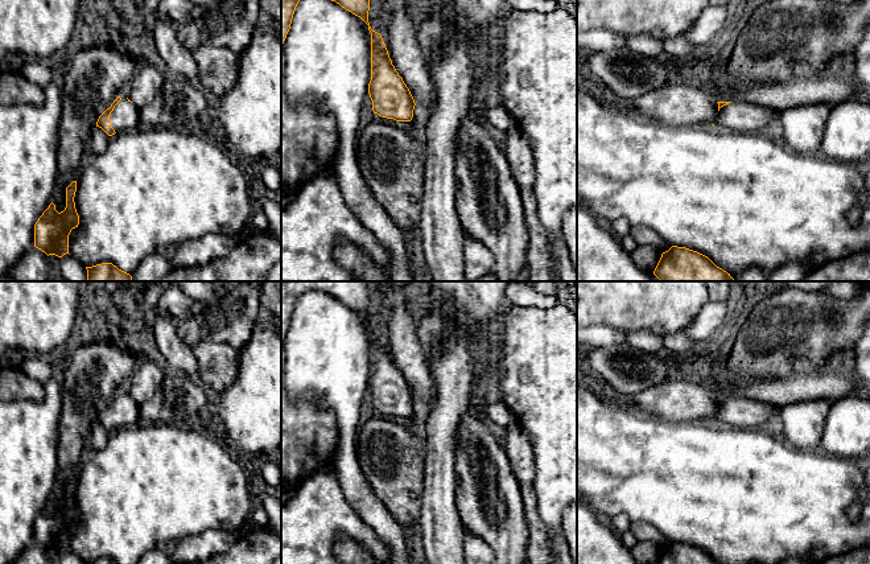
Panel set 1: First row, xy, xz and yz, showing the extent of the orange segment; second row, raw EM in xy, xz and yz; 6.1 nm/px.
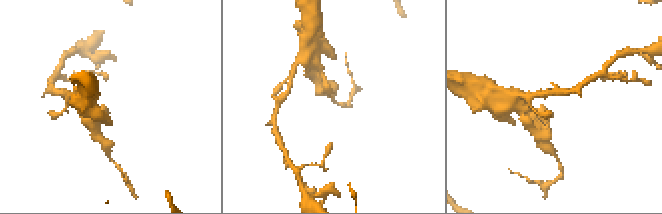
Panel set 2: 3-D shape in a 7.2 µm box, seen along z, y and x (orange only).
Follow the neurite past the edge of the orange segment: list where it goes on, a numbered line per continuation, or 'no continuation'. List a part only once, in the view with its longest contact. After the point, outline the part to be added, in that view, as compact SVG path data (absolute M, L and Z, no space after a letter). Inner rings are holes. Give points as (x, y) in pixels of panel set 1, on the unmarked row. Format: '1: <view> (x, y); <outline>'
1: xy (124, 412); M127 392L115 402L110 411L110 416L115 428L139 424L139 404L131 399Z

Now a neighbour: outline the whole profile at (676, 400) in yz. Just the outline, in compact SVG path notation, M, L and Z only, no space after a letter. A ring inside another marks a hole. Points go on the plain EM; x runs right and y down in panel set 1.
M672 376L660 384L648 387L628 399L622 399L635 412L669 423L713 421L718 411L717 396L702 388L696 380Z

